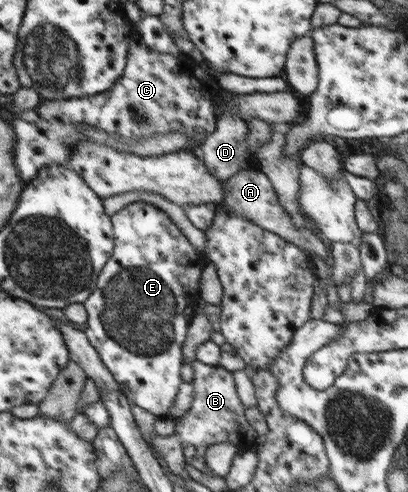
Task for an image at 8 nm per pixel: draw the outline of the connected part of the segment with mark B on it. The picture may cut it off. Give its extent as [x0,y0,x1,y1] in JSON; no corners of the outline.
[174,360,264,476]

